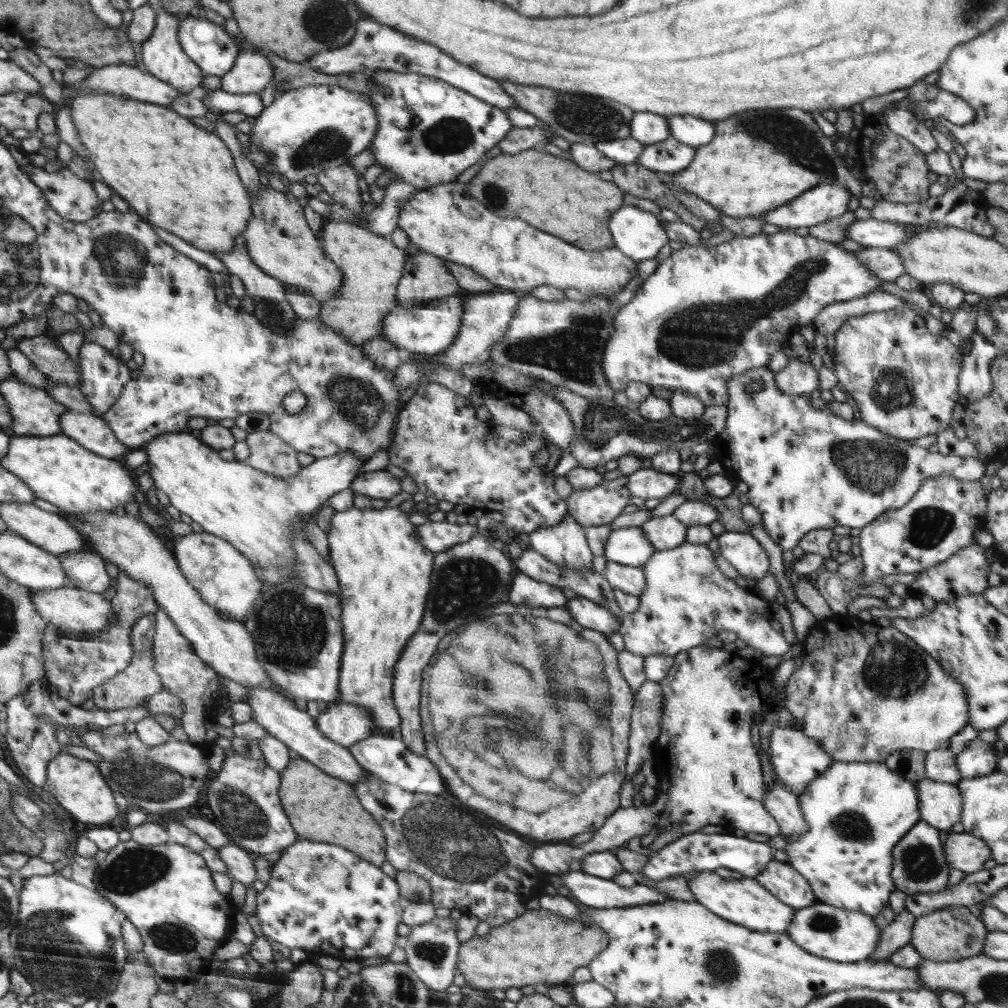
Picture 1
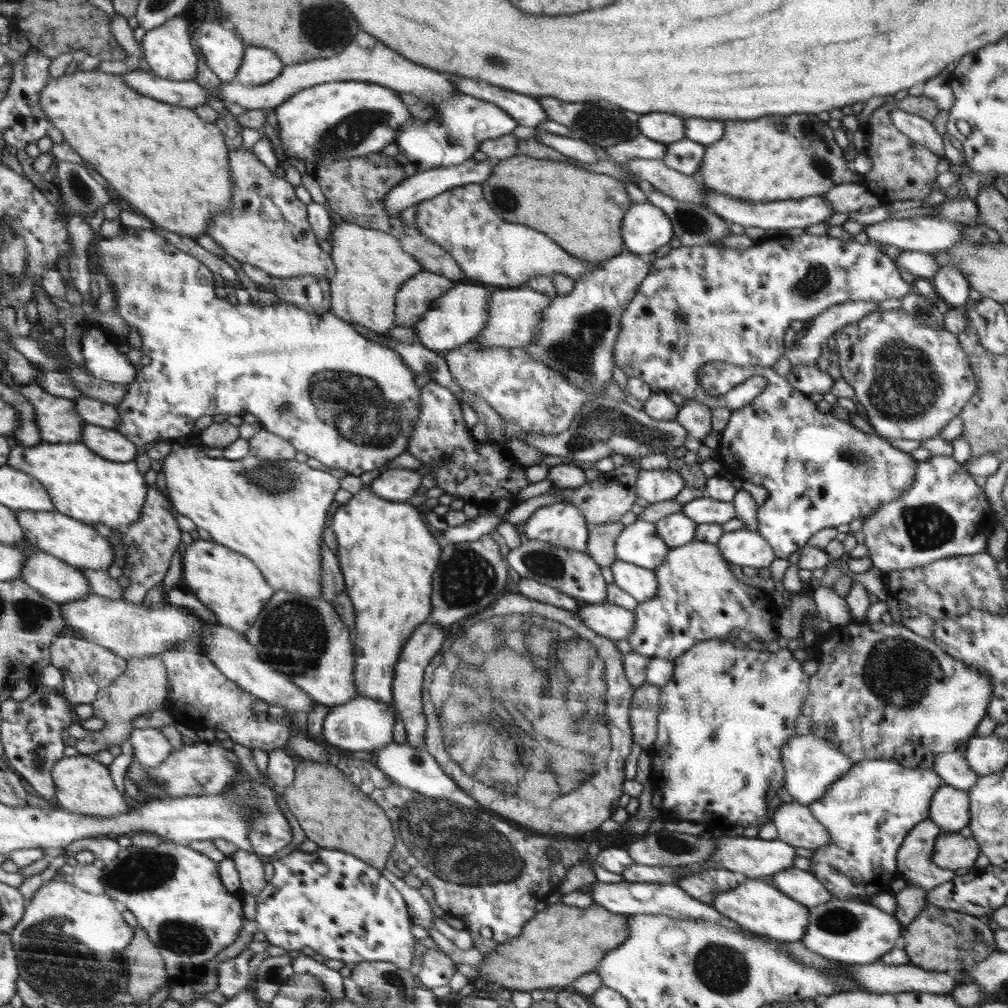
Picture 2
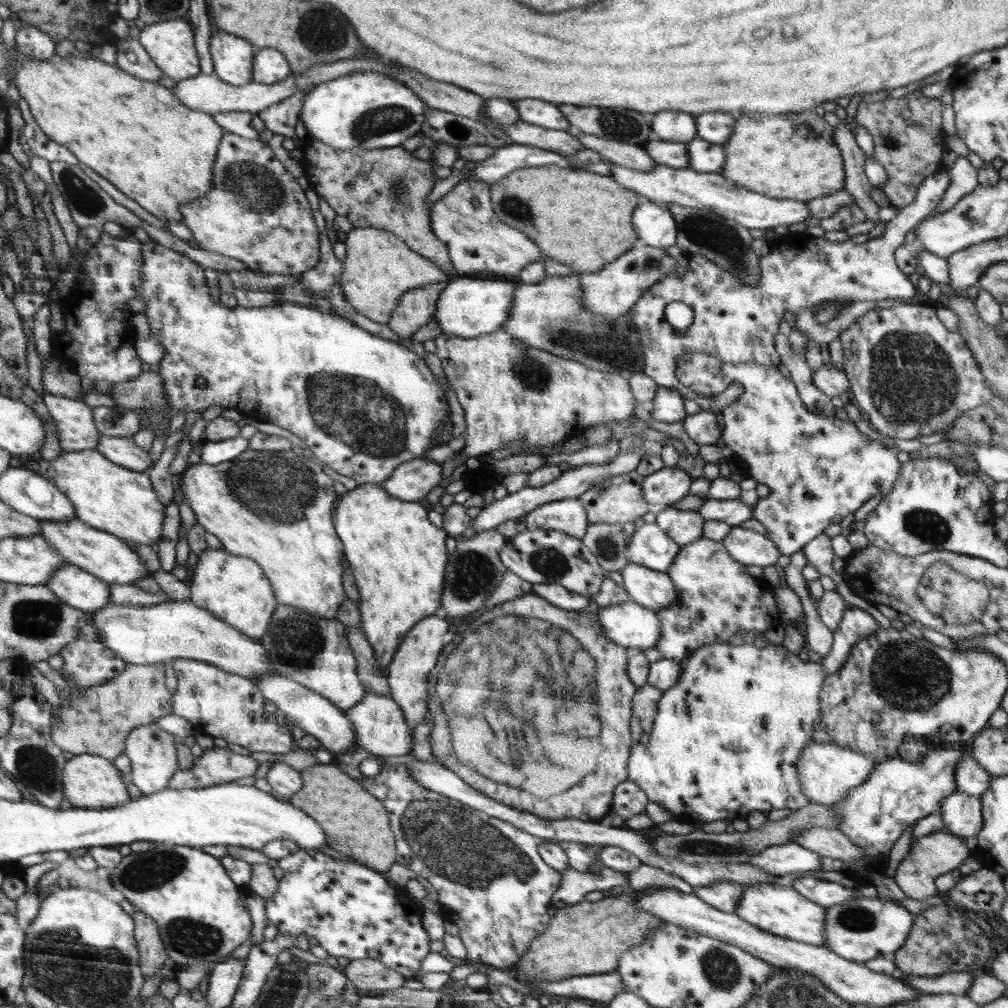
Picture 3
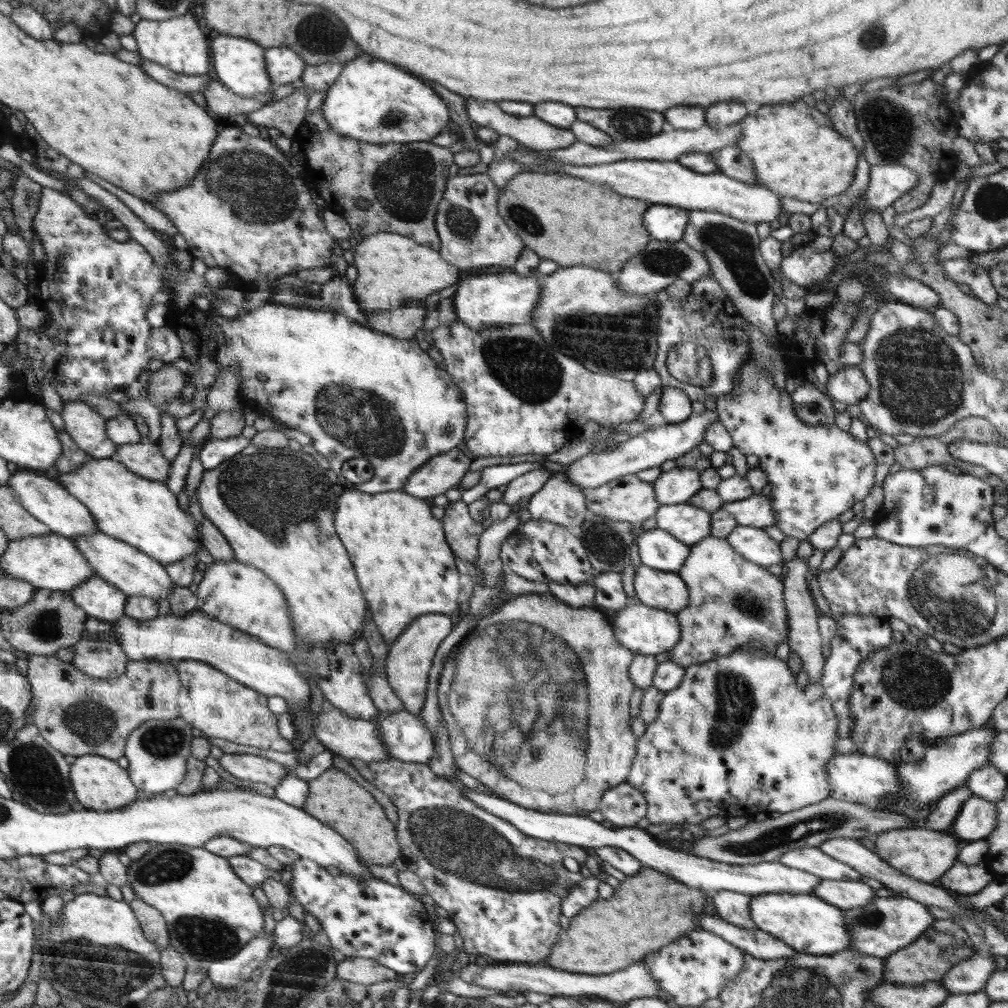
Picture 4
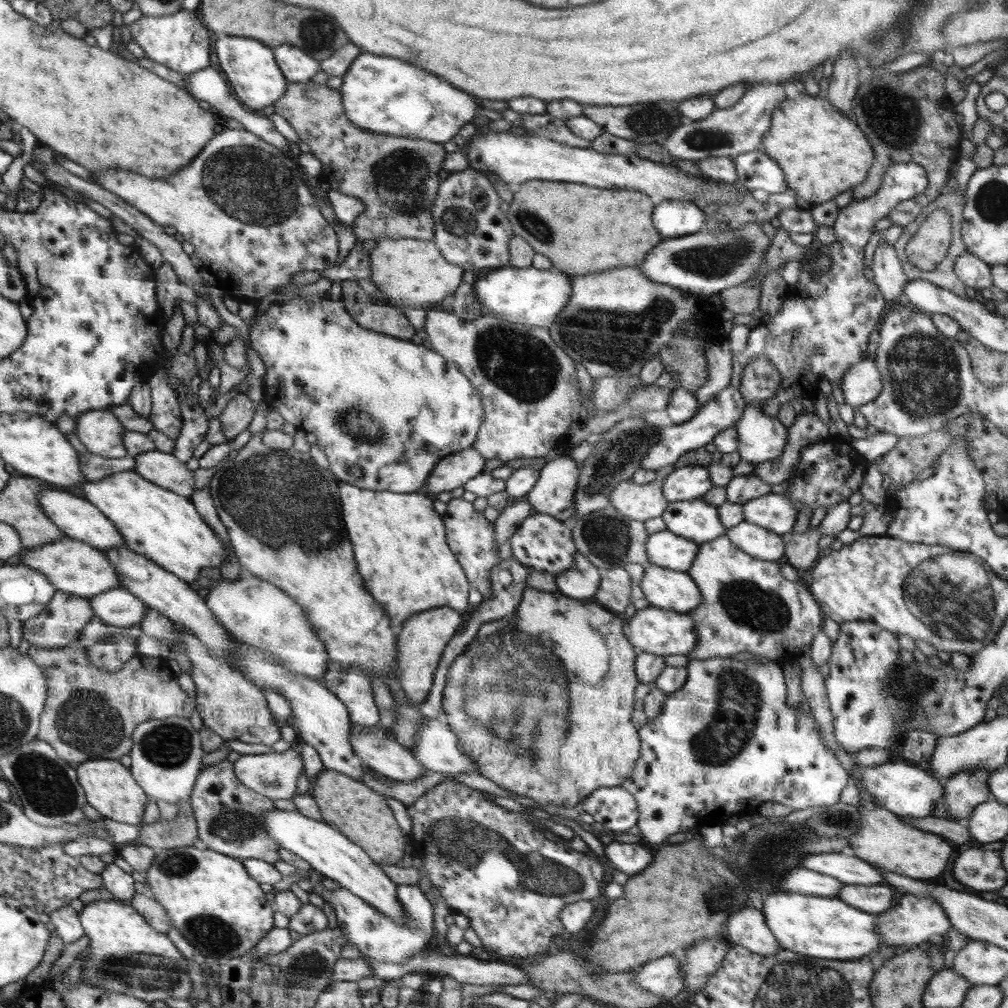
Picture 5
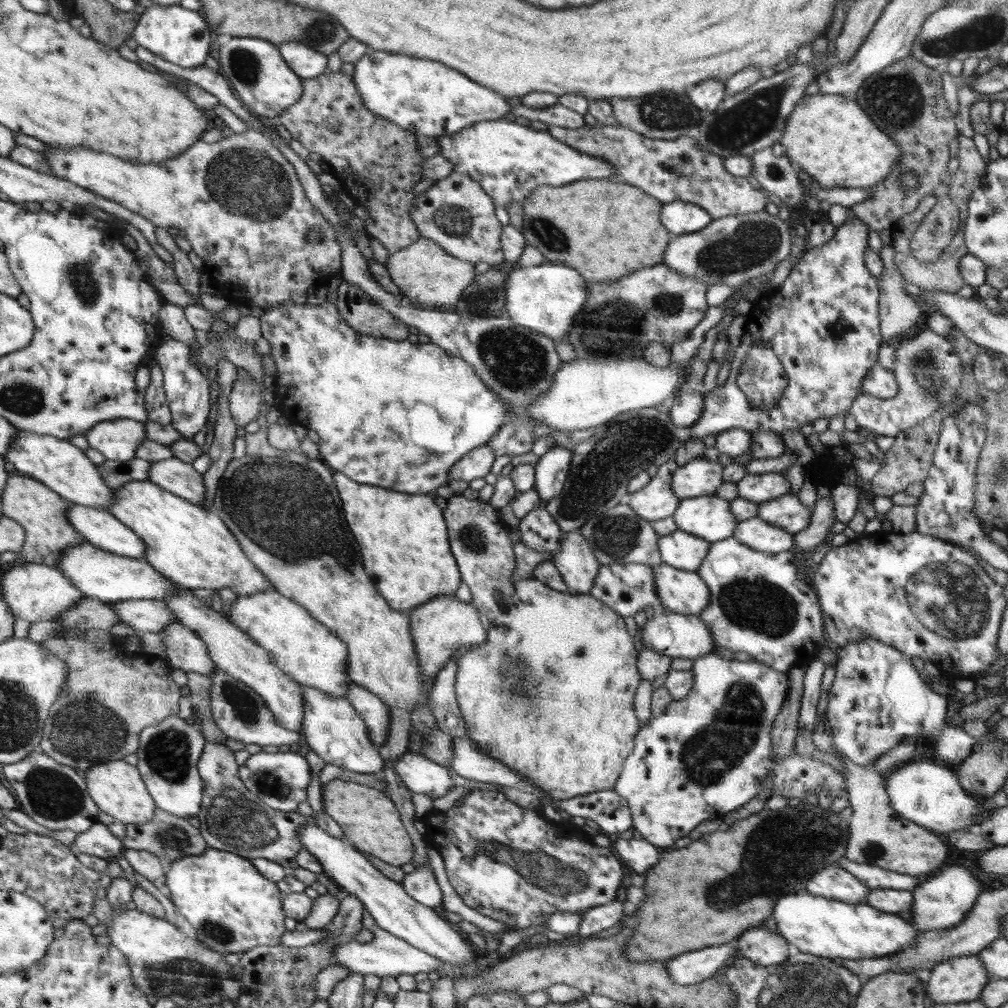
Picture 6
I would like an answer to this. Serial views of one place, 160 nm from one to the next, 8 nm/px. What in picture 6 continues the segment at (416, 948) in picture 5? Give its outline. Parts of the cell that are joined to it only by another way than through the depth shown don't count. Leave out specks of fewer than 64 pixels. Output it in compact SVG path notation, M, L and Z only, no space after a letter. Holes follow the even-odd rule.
M430 865L416 867L414 872L406 874L400 883L410 895L424 906L436 908L436 904L440 904L440 900L442 900L440 886L436 884L436 878L434 878Z

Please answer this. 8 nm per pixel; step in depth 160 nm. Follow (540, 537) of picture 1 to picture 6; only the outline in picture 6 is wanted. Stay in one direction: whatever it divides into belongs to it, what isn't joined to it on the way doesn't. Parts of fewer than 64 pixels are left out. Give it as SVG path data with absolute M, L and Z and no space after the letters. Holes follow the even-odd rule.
M552 447L540 456L535 465L534 490L544 502L557 497L565 488L570 465L573 460L573 451L563 447Z

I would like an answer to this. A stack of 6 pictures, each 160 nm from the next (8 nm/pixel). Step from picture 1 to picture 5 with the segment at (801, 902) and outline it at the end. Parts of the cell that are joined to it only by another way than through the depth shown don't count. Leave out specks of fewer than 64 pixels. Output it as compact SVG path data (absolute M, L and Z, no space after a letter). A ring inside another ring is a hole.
M844 883L836 897L858 910L878 914L896 904L900 895L897 889L886 884L851 885Z

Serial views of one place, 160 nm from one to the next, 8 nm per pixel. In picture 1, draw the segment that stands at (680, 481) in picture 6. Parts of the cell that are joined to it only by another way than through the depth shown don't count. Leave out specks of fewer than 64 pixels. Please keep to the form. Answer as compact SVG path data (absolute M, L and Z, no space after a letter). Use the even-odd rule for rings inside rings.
M652 467L640 468L627 477L627 486L631 494L644 500L667 497L680 482L680 475L662 473Z

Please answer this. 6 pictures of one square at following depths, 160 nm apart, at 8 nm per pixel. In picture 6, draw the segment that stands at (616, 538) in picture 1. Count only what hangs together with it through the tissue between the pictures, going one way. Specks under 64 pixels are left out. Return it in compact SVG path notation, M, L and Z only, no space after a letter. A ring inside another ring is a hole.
M677 529L668 536L660 537L658 553L662 563L676 570L698 571L712 543L698 536Z

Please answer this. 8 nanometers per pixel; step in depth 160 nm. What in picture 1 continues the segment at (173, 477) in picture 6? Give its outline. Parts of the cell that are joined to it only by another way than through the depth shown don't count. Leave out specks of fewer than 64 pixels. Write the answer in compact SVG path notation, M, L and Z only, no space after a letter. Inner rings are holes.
M68 410L61 419L66 436L81 443L83 447L106 458L123 458L130 448L113 433L104 418Z

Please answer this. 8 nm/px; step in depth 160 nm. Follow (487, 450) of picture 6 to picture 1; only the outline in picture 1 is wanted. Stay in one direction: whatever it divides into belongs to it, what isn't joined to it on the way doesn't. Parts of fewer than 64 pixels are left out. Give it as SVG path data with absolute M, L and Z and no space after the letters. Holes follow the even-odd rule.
M386 470L370 471L358 474L351 489L370 498L388 500L400 494L400 482Z

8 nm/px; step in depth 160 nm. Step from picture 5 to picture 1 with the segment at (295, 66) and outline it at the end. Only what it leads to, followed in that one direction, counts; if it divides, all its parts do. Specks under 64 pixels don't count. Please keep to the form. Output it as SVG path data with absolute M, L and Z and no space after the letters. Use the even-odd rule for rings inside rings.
M248 51L240 52L240 56L237 58L236 64L228 74L224 74L220 78L222 81L222 91L231 94L252 94L261 93L264 88L272 84L272 80L275 77L275 68L273 62L258 52Z

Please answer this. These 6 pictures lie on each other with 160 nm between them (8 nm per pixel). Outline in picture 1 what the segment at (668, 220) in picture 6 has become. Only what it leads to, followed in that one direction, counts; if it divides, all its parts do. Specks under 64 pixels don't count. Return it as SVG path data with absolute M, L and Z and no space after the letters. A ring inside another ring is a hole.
M634 205L618 209L609 230L614 230L613 242L618 242L617 249L639 262L654 259L660 248L671 242L657 217Z

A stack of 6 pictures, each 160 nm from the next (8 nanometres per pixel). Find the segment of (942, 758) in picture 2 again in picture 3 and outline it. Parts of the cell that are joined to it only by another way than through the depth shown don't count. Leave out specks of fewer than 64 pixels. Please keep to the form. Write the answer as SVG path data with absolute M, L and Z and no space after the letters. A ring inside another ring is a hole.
M966 754L958 762L954 775L956 791L979 797L989 789L993 777L976 762L972 755Z

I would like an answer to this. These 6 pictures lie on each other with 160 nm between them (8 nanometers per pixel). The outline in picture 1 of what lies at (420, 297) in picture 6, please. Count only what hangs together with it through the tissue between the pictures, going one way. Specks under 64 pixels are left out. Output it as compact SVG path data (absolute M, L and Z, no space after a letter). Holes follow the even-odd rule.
M334 220L320 226L318 231L325 253L344 275L338 298L322 302L320 321L338 334L344 334L349 342L361 346L380 336L382 322L398 305L397 285L404 274L408 251L396 247L390 238L344 220Z

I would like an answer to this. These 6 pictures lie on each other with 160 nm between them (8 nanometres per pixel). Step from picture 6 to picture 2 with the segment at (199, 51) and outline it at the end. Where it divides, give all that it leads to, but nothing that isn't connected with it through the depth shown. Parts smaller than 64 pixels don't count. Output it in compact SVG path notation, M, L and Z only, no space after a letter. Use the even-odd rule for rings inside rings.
M182 17L169 18L154 30L145 32L142 40L142 52L144 60L148 62L151 73L160 78L171 80L192 81L197 74L197 60L194 46L190 42L190 30L188 22Z

